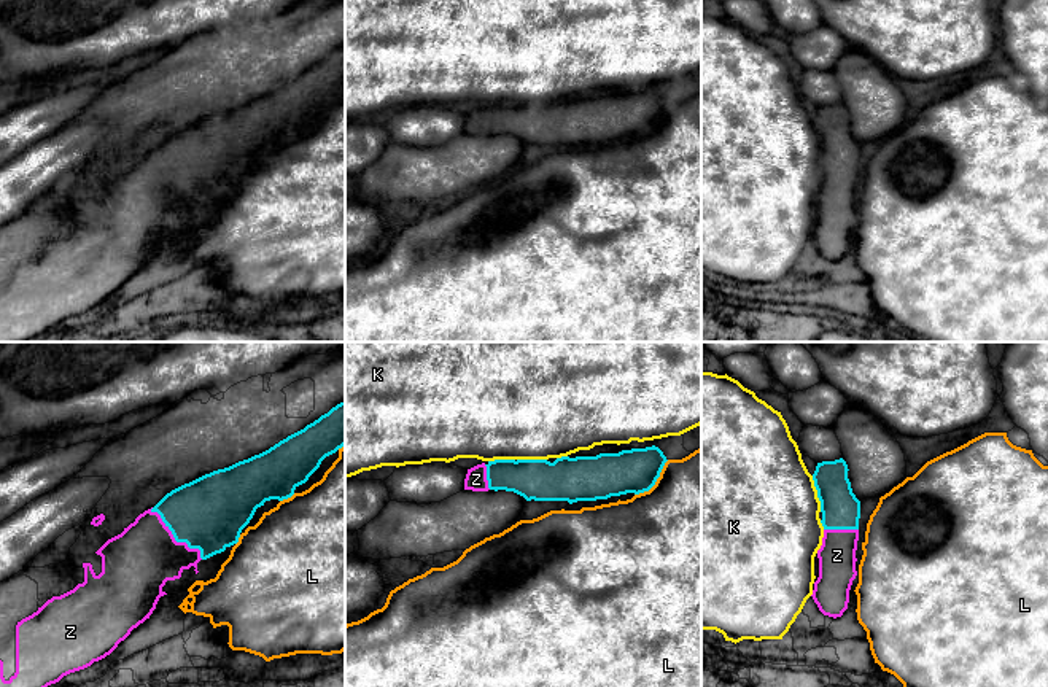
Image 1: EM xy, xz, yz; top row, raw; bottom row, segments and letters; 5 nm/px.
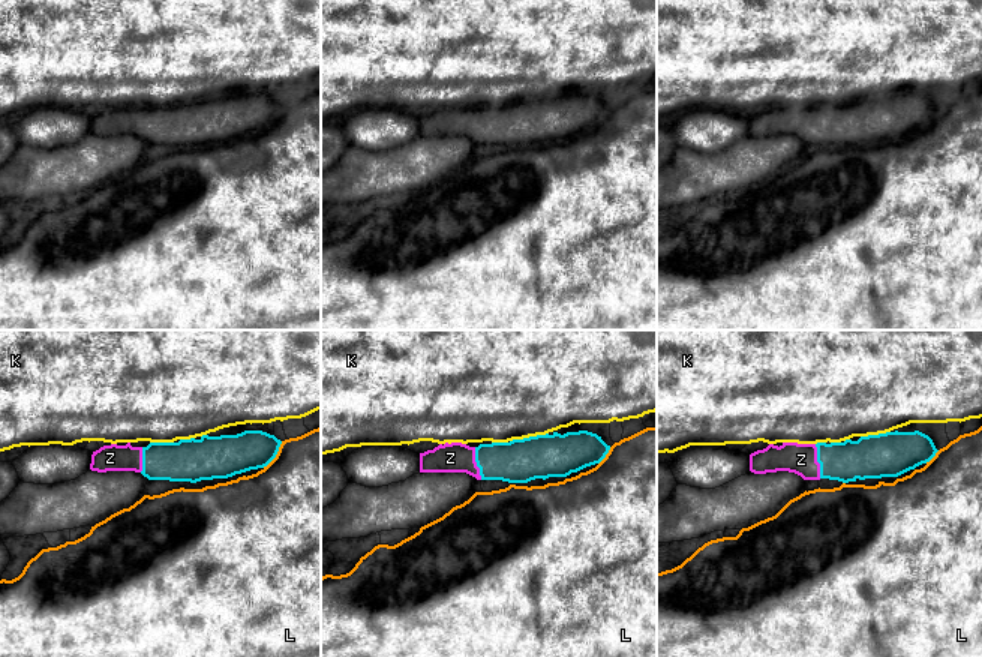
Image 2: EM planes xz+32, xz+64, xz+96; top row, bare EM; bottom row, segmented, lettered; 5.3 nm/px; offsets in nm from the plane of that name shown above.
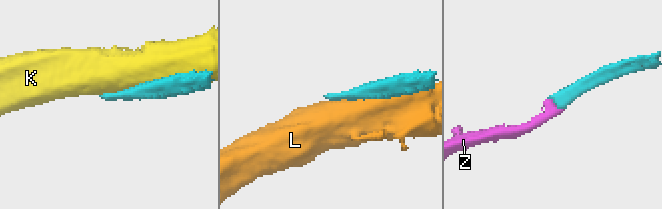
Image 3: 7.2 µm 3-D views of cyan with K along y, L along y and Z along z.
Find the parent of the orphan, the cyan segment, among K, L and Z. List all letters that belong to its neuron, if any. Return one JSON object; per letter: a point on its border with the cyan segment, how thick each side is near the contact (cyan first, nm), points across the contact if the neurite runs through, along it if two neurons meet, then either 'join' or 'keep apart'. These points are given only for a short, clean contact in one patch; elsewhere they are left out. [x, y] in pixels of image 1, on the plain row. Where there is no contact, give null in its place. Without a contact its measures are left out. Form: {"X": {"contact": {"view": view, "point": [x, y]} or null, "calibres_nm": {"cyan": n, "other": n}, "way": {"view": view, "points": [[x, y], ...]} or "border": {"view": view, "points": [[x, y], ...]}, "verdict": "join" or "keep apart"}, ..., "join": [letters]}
{"K": {"contact": {"view": "yz", "point": [818, 137]}, "calibres_nm": {"cyan": 200, "other": 480}, "verdict": "keep apart"}, "L": {"contact": {"view": "xz", "point": [655, 124]}, "calibres_nm": {"cyan": 220, "other": 500}, "verdict": "keep apart"}, "Z": {"contact": {"view": "xy", "point": [175, 183]}, "calibres_nm": {"cyan": 360, "other": 360}, "verdict": "join"}, "join": ["Z"]}

